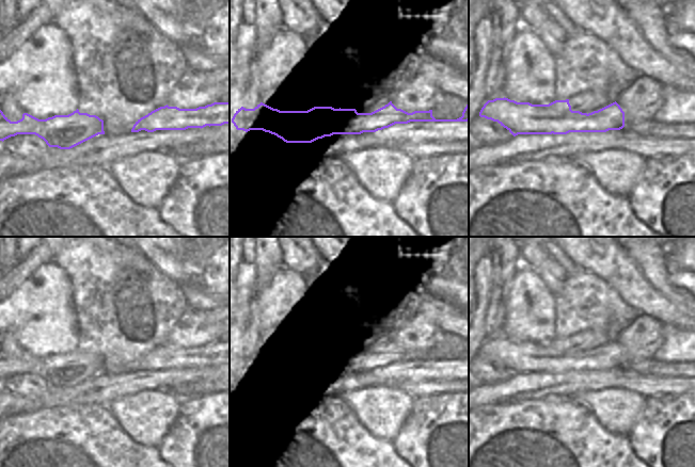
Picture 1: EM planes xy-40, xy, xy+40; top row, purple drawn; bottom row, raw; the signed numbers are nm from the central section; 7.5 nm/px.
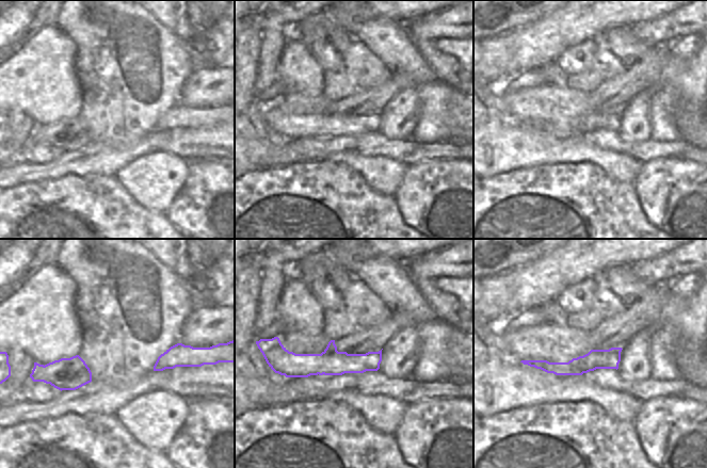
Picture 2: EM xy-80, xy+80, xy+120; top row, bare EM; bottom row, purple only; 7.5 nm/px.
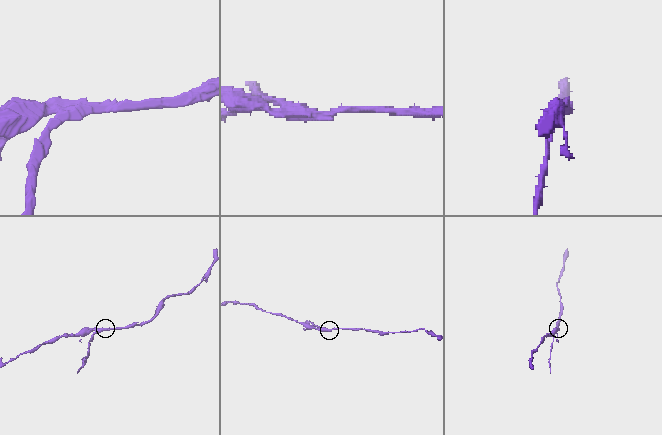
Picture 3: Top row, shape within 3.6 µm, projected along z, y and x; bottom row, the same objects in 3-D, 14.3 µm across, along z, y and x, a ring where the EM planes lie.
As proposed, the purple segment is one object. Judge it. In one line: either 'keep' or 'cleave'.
cleave

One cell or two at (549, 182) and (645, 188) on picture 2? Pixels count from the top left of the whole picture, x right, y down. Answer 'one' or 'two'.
two

